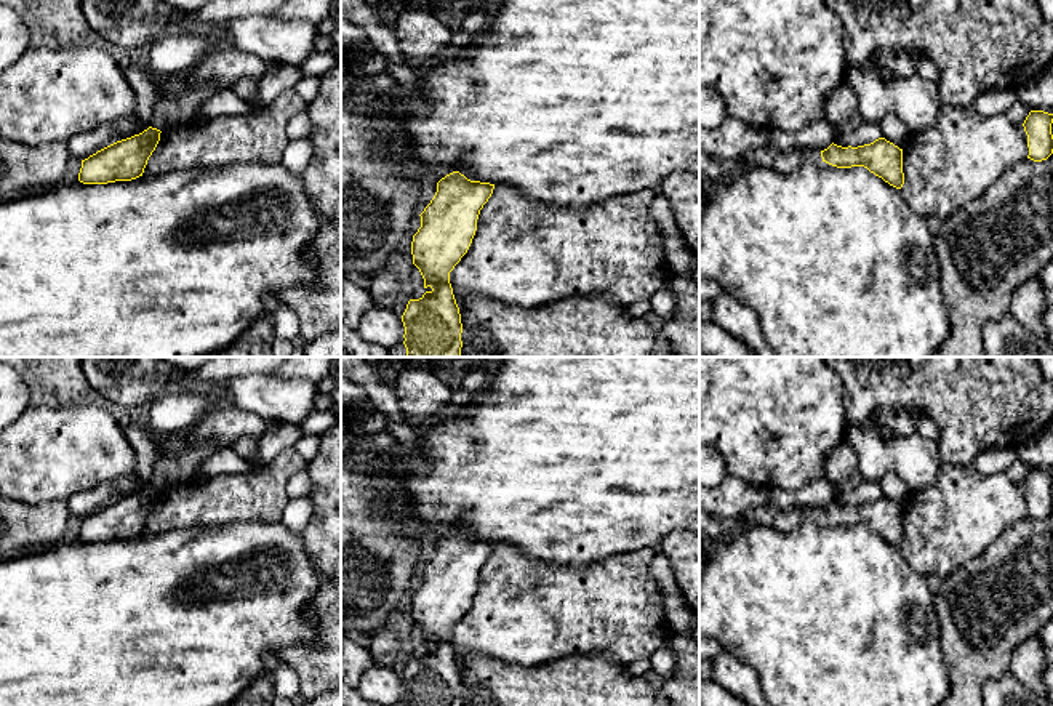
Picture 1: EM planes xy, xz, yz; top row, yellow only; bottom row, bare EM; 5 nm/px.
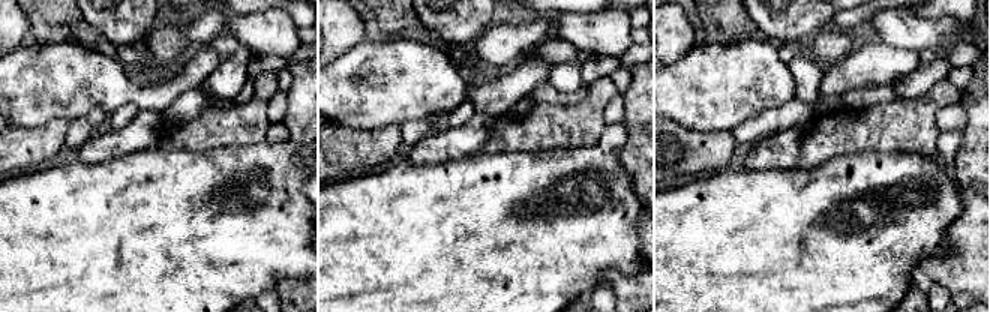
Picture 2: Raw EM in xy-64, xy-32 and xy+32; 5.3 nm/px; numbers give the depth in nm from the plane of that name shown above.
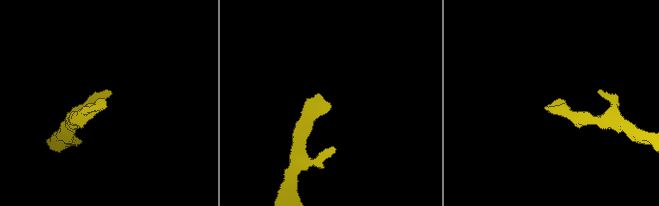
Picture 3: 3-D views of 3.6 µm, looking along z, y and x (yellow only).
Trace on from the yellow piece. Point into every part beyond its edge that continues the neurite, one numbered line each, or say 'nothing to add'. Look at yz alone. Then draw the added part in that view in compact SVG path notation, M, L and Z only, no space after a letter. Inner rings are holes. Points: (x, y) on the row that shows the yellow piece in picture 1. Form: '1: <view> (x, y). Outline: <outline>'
1: yz (764, 157). Outline: M765 146L765 147L749 150L743 157L739 168L757 166L757 168L773 168L781 173L789 173L795 170L797 166L803 165L805 162L810 162L813 165L821 165L823 163L821 150L792 149L792 150L783 152L771 146Z

